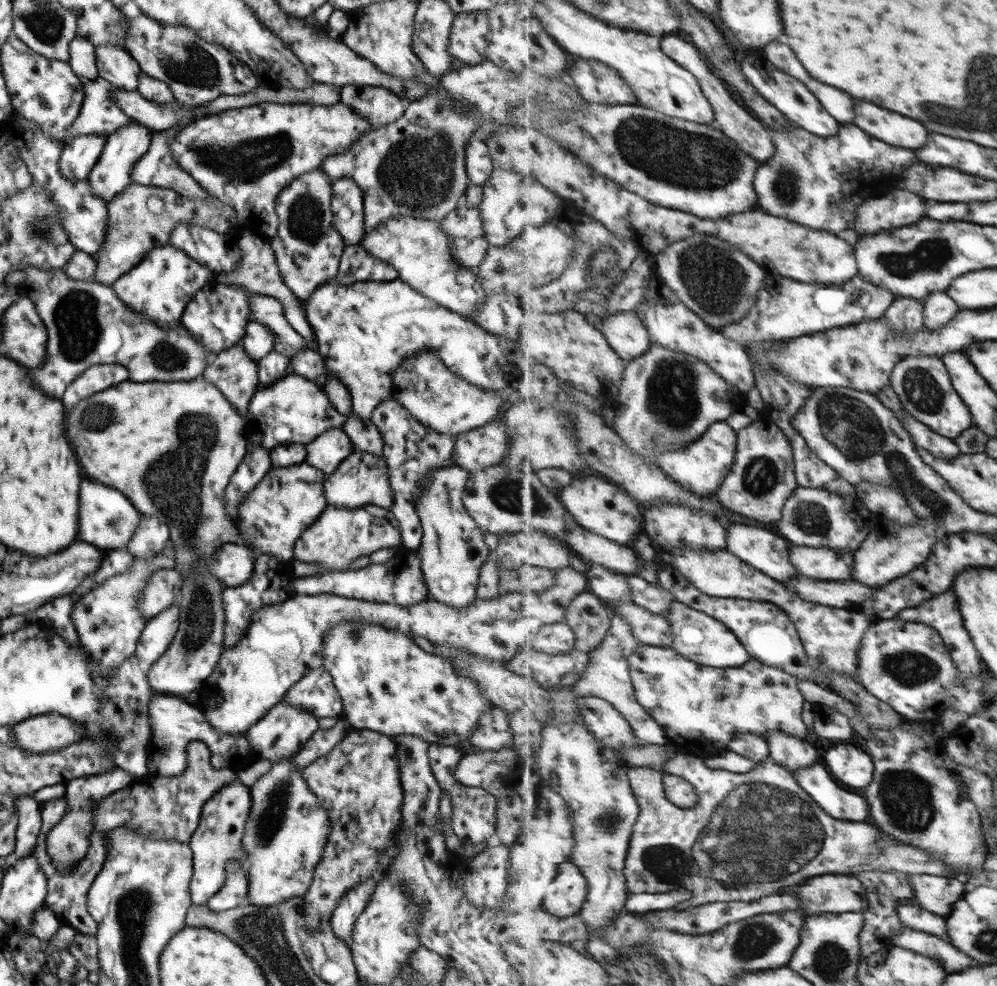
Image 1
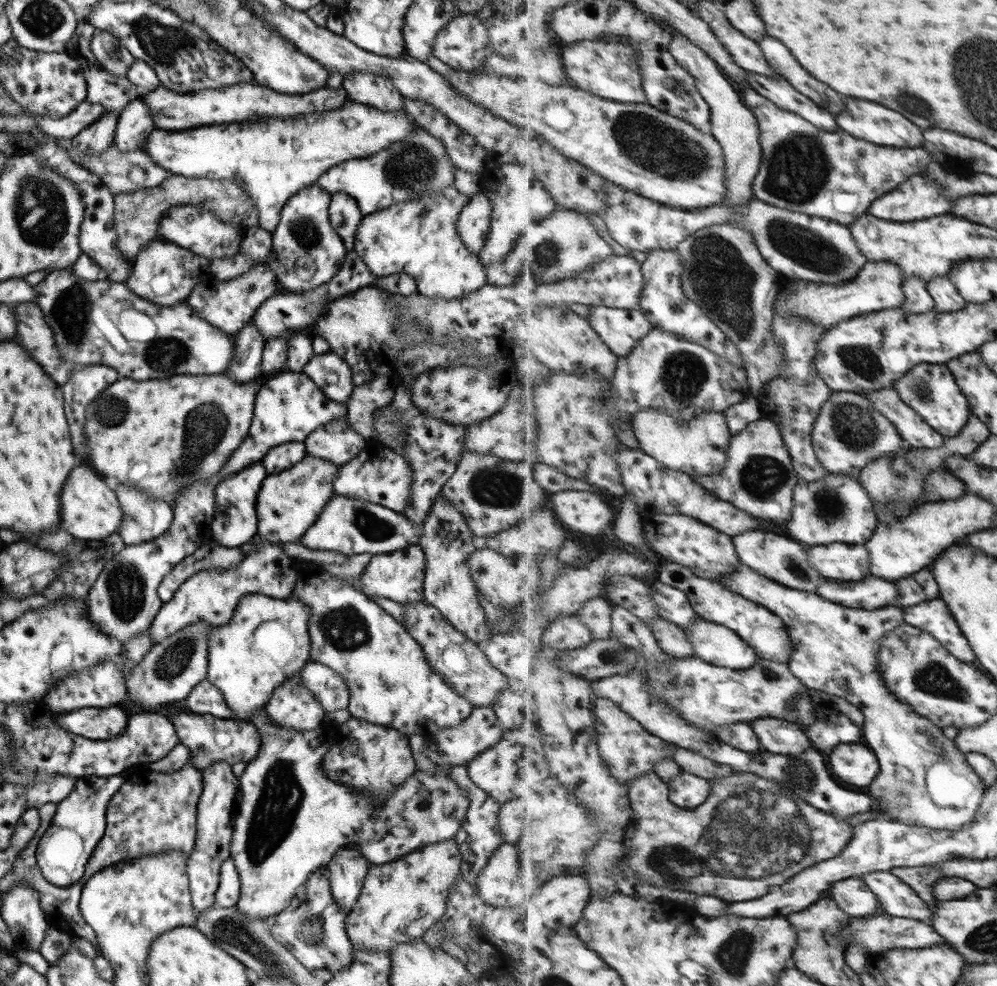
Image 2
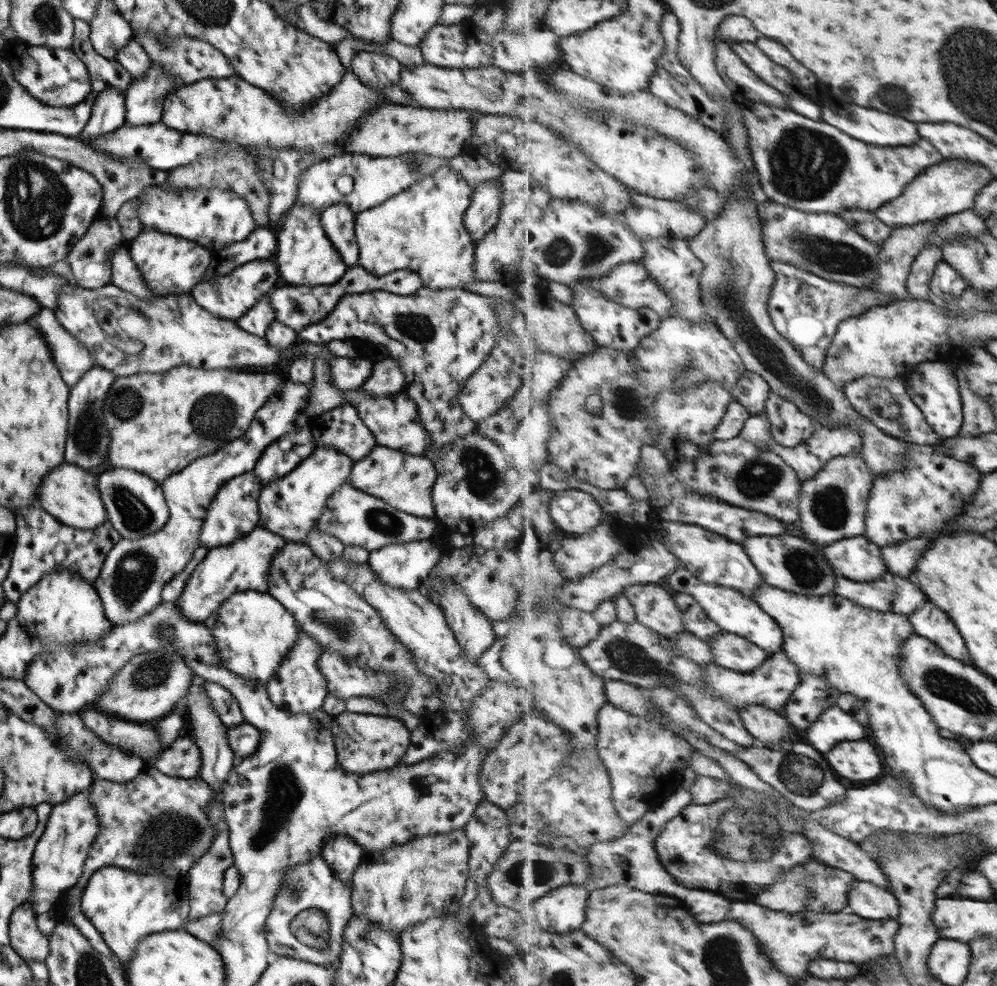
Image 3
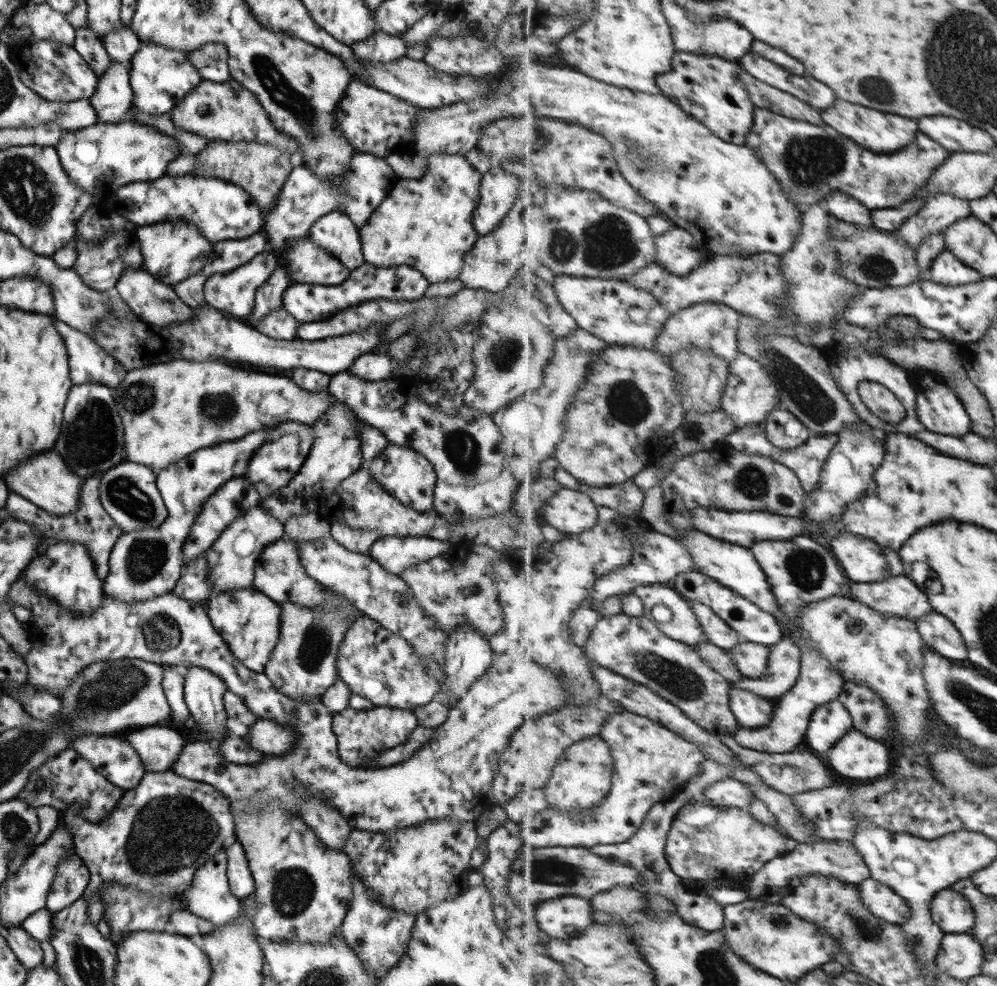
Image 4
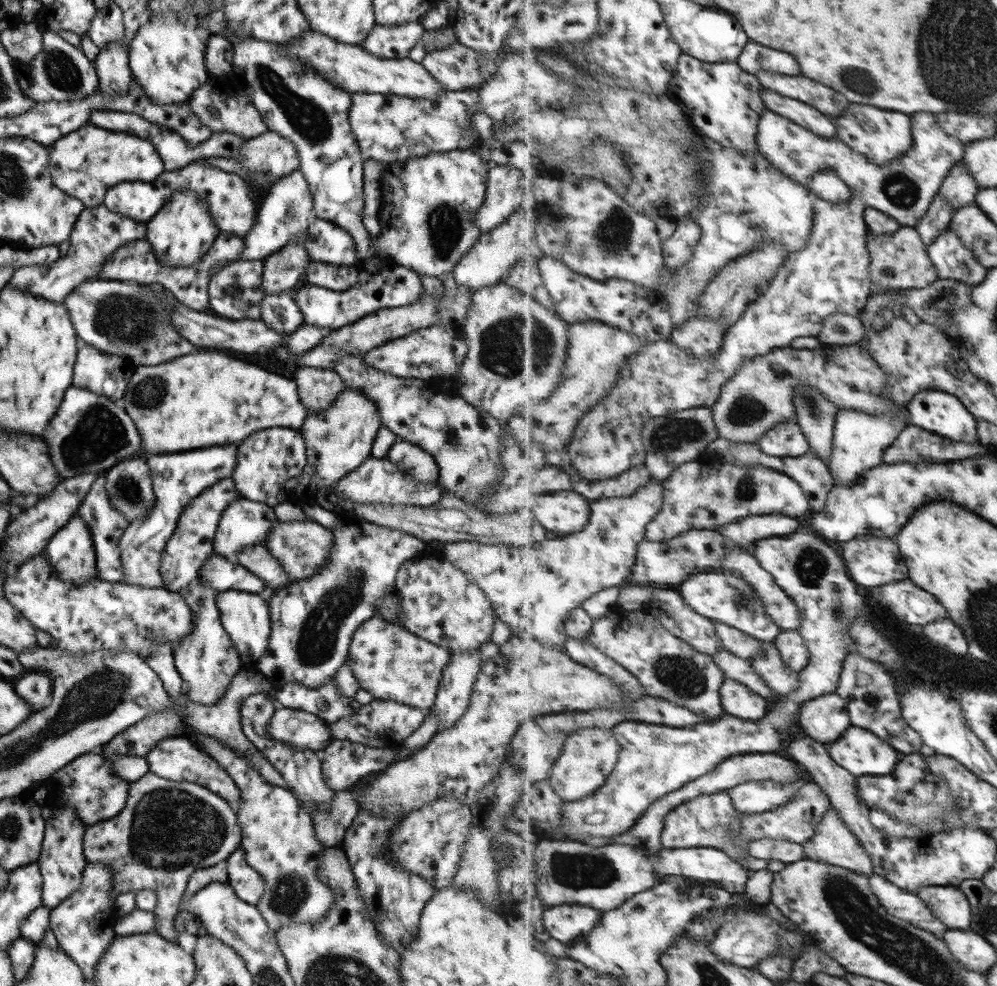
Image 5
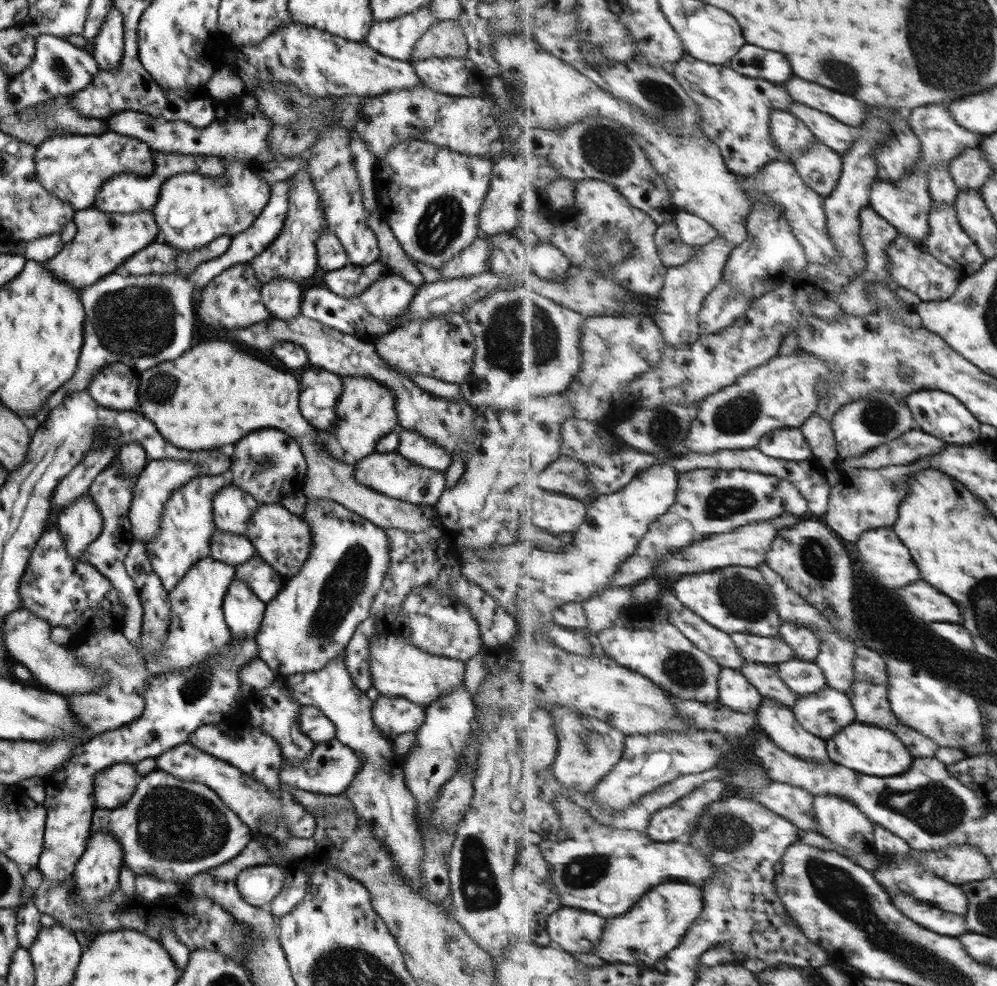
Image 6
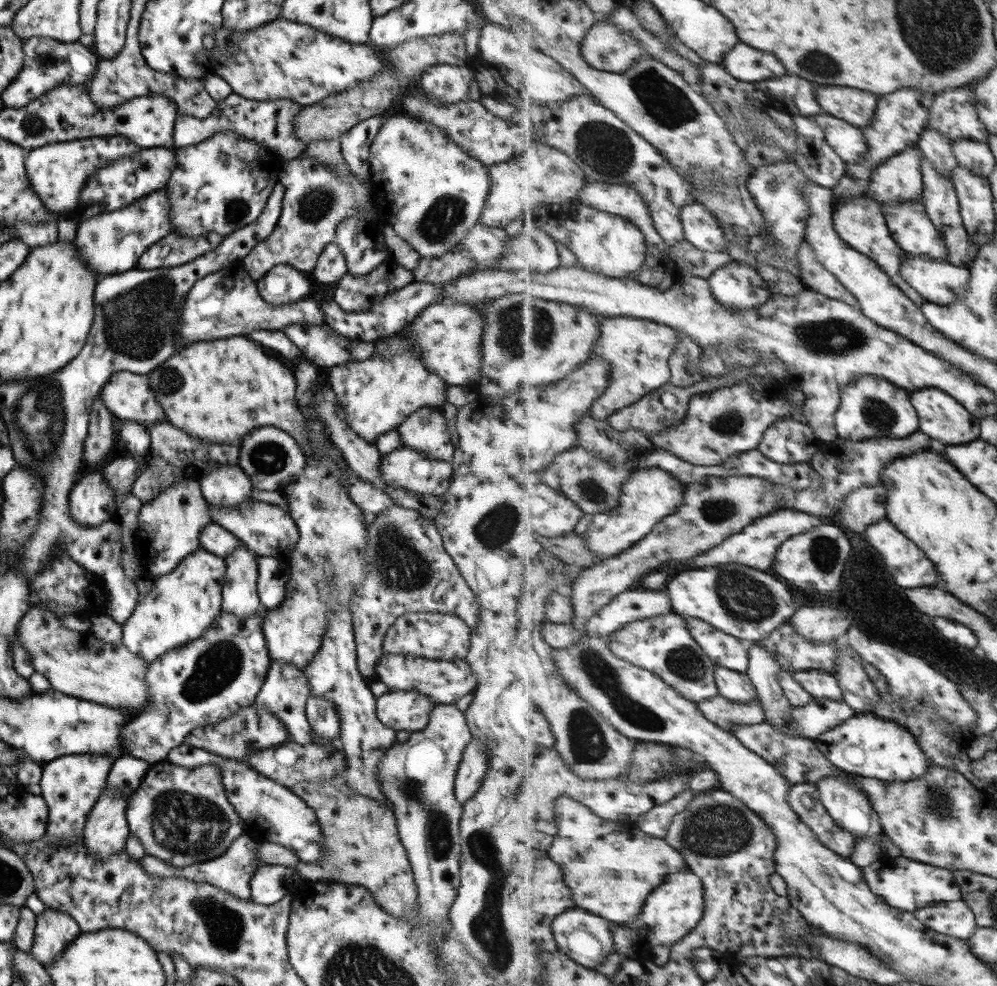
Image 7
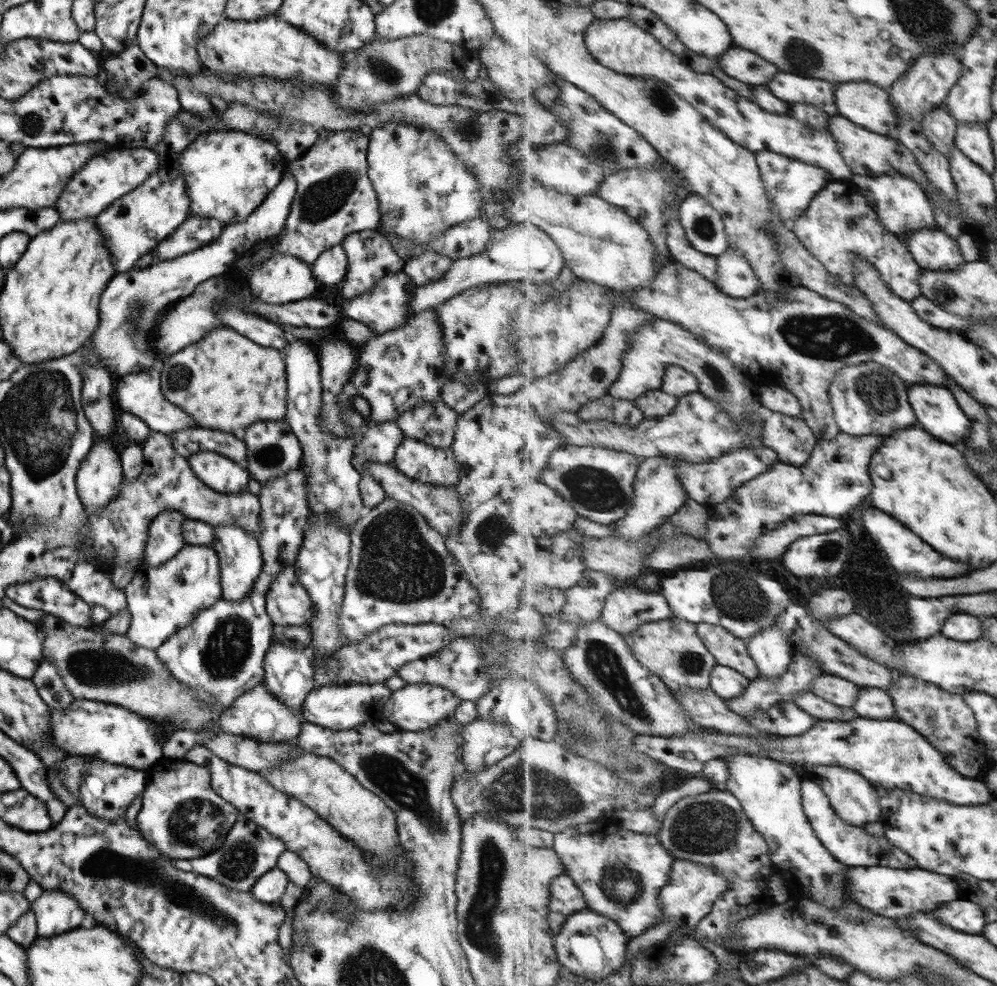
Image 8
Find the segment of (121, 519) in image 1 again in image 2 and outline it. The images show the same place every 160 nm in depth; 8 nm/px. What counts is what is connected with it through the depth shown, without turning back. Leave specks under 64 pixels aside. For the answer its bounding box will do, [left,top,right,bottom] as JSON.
[58,466,123,541]

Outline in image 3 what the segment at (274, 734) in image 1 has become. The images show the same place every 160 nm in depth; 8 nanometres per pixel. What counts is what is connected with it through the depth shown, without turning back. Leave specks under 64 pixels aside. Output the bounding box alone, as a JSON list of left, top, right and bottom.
[265,630,327,714]

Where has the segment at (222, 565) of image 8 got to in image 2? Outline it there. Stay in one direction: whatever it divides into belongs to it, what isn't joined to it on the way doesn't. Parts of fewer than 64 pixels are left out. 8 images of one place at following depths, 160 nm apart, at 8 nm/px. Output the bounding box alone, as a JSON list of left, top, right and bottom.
[206,594,309,721]

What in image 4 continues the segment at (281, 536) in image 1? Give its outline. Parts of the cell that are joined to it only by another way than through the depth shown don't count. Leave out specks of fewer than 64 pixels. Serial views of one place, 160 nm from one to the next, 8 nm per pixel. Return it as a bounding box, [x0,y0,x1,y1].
[259,402,363,524]

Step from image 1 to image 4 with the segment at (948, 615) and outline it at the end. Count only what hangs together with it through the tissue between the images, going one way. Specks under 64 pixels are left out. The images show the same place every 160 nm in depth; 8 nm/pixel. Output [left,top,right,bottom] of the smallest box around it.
[917,612,969,660]

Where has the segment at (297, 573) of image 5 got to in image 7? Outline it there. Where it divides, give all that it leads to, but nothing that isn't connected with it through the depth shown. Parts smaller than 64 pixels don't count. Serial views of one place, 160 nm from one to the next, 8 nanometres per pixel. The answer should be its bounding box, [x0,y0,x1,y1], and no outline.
[208,500,299,563]

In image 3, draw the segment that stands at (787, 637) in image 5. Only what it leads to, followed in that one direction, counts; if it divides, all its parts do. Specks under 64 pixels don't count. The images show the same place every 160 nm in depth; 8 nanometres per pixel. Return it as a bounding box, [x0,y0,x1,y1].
[703,651,802,712]

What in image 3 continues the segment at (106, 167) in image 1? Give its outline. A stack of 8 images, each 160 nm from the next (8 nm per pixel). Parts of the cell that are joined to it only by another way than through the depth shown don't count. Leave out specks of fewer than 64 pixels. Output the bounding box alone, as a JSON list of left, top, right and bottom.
[124,62,176,126]

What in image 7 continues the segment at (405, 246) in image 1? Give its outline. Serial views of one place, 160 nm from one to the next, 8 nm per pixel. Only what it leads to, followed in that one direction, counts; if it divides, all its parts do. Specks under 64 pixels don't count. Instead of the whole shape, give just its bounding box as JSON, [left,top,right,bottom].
[368,115,490,258]

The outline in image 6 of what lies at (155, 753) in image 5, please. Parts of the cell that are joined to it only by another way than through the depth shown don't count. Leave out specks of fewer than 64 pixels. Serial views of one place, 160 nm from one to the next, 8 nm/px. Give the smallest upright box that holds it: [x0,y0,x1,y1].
[155,742,315,838]

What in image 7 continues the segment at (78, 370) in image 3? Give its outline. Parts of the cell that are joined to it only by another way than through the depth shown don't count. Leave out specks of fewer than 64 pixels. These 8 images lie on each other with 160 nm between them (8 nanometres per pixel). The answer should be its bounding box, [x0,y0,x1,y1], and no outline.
[98,372,165,424]

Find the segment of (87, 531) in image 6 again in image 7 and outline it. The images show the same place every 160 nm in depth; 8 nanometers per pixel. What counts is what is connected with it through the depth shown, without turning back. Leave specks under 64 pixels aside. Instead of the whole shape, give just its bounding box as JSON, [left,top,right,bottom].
[68,468,115,526]

